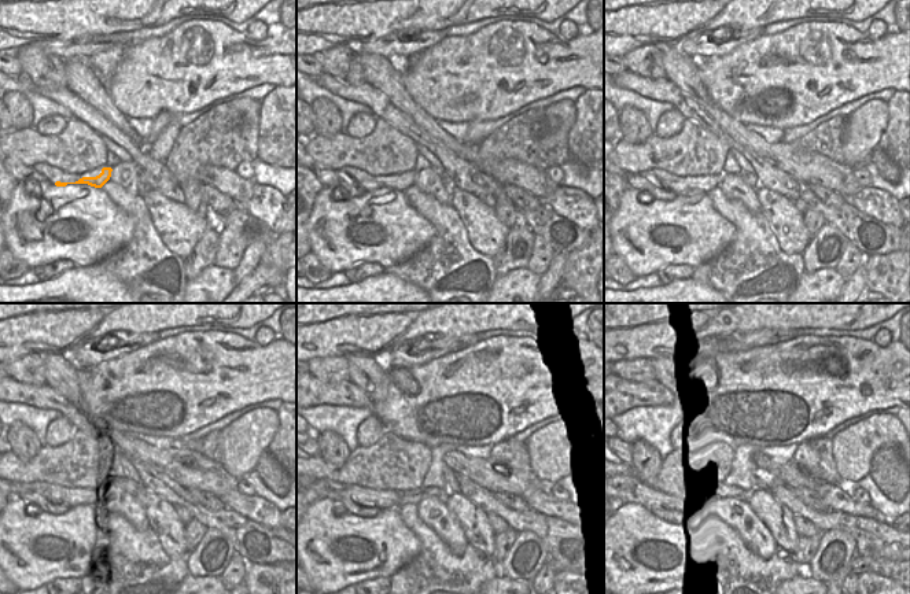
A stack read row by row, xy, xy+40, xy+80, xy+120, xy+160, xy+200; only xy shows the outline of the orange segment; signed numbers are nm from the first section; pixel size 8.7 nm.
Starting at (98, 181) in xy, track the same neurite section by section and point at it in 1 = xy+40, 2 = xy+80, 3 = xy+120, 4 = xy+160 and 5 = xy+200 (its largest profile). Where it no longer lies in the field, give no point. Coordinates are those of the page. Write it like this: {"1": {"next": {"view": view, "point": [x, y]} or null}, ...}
{"1": {"next": {"view": "xy+40", "point": [395, 183]}}, "2": {"next": {"view": "xy+80", "point": [700, 184]}}, "3": {"next": {"view": "xy+120", "point": [72, 497]}}, "4": {"next": {"view": "xy+160", "point": [382, 500]}}, "5": {"next": {"view": "xy+200", "point": [699, 502]}}}

